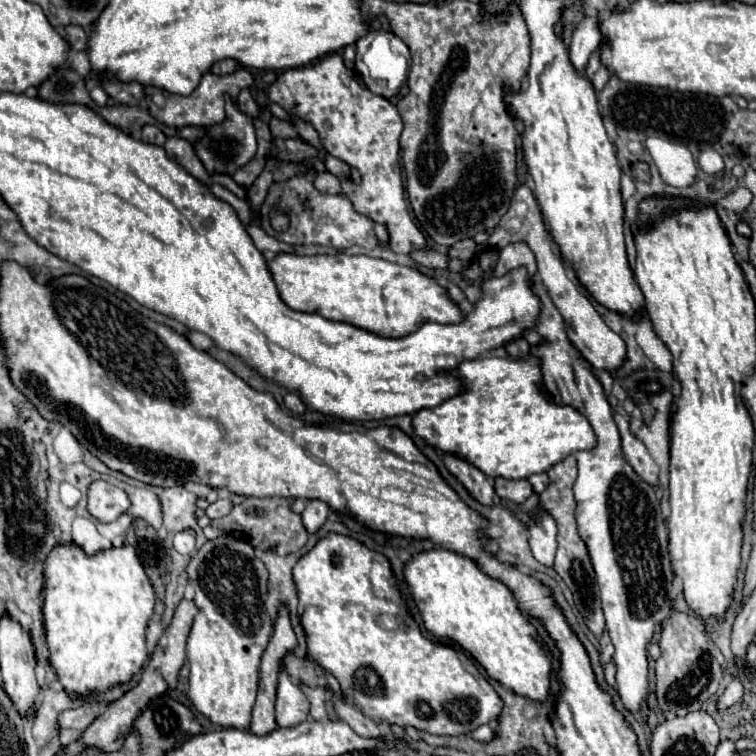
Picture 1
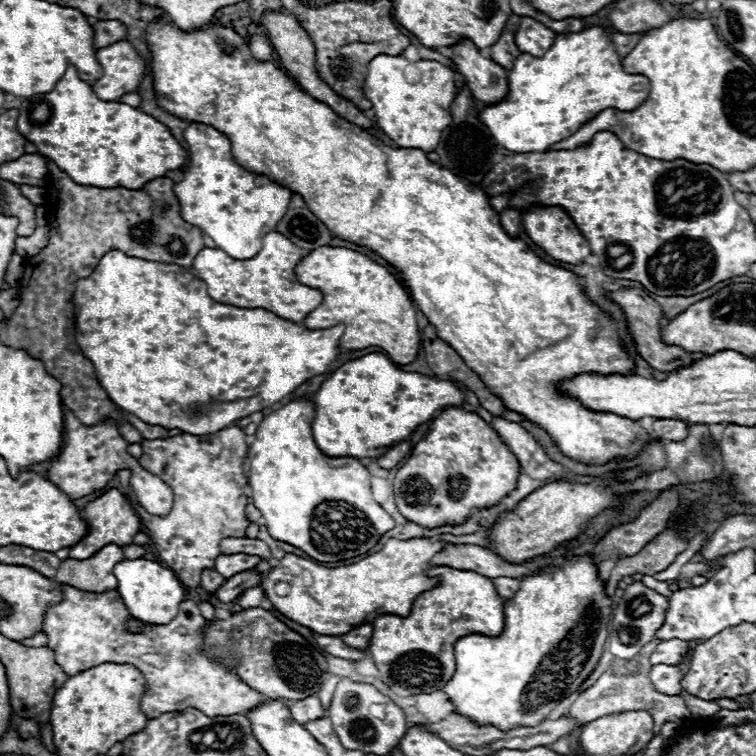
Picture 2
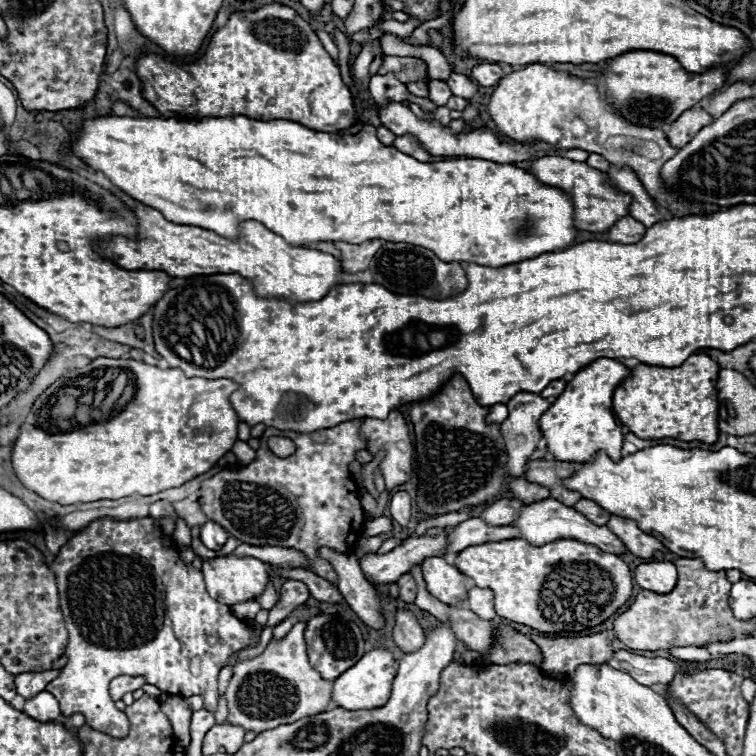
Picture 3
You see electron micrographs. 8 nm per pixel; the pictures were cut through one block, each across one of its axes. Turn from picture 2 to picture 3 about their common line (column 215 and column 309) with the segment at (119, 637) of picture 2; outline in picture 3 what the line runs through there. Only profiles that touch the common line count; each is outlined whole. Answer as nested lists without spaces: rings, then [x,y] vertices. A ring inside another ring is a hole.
[[[298,622],[282,640],[272,640],[260,656],[234,666],[232,680],[224,692],[230,710],[228,724],[260,734],[262,730],[290,724],[298,718],[308,718],[332,708],[332,682],[322,680],[322,676],[310,666],[304,628],[306,622]]]

